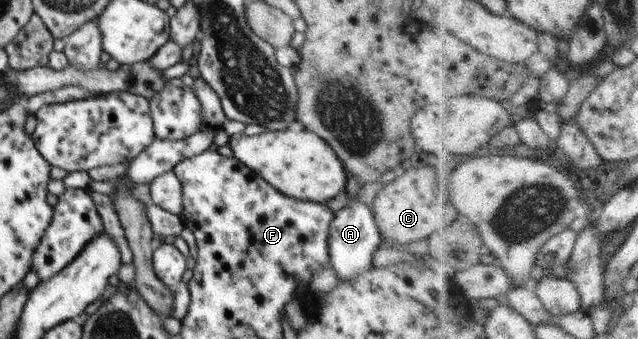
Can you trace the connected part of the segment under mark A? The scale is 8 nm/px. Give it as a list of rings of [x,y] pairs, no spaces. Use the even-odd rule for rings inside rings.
[[[355,200],[337,211],[330,224],[328,251],[330,266],[339,280],[352,281],[373,268],[371,260],[373,260],[375,251],[381,247],[381,242],[381,236],[374,221],[371,207],[358,203]]]

